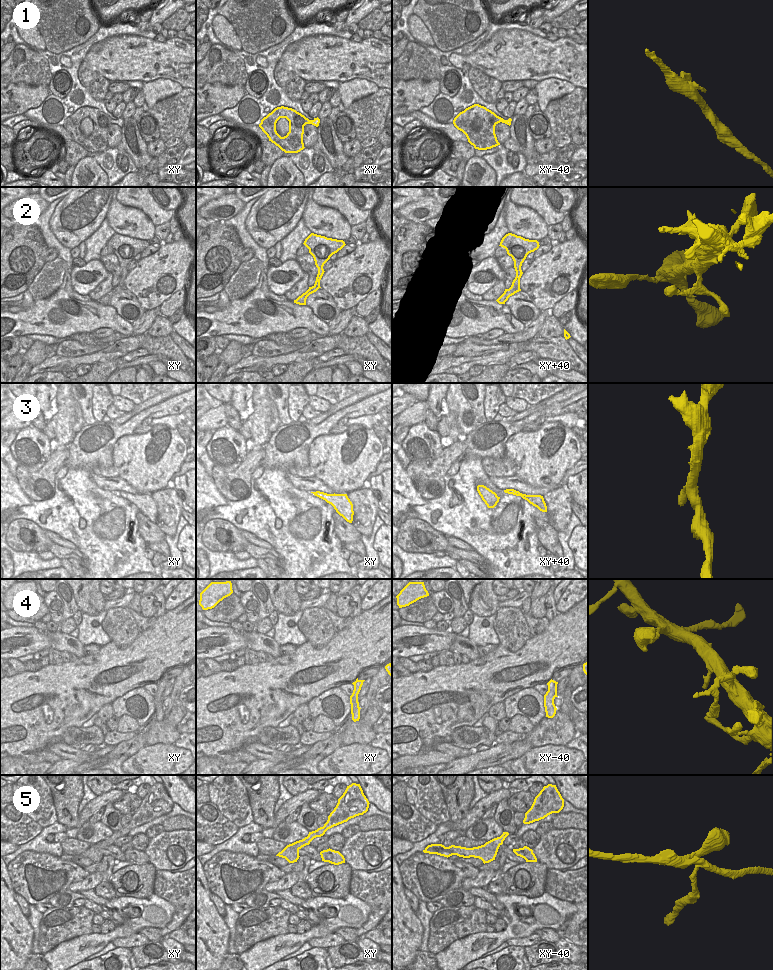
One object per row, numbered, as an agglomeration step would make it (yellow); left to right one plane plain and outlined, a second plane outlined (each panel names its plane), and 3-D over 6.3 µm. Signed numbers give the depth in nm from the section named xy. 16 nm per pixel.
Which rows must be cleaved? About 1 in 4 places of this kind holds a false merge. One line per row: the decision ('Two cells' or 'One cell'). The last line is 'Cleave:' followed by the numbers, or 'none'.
1: One cell
2: One cell
3: One cell
4: One cell
5: Two cells
Cleave: 5

